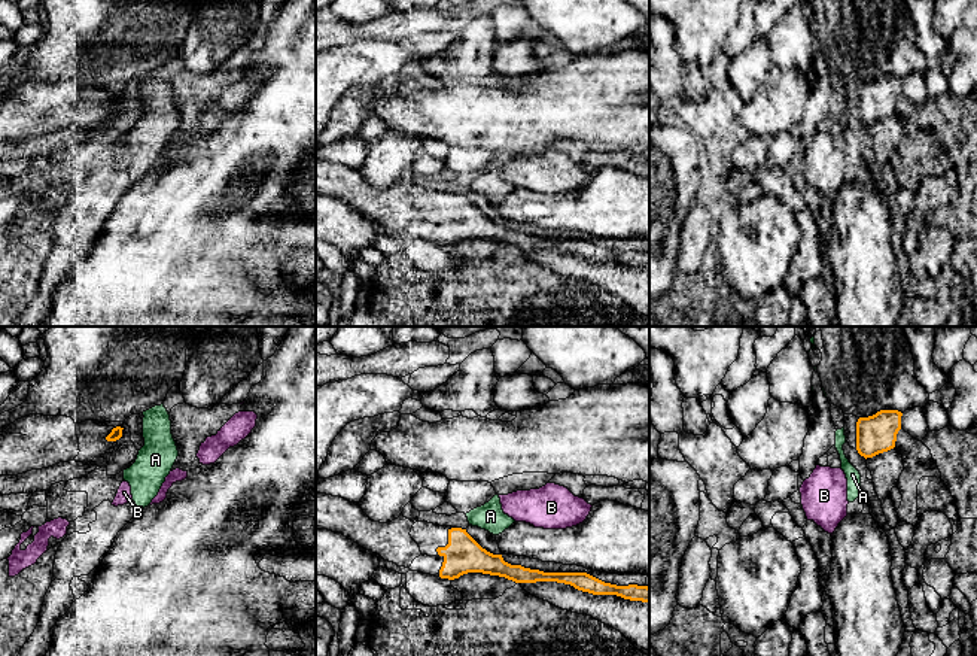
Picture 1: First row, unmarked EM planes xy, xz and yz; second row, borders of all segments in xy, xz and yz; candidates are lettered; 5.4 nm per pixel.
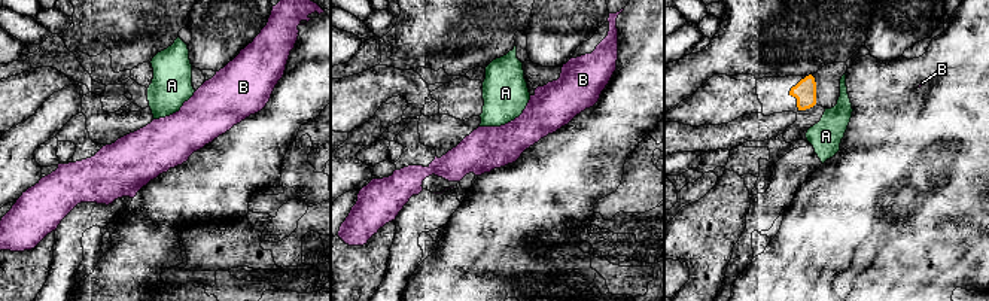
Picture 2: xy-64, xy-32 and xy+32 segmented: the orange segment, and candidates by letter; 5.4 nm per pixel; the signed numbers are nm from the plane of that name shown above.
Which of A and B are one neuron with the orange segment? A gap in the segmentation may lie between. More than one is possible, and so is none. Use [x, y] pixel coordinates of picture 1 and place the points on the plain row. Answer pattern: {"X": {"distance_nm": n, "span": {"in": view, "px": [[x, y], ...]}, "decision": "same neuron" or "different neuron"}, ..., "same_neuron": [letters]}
{"A": {"distance_nm": 40, "span": {"in": "xz", "px": [[465, 196], [469, 190]]}, "decision": "different neuron"}, "B": {"distance_nm": 130, "span": {"in": "yz", "px": [[858, 118], [840, 134]]}, "decision": "different neuron"}, "same_neuron": []}

